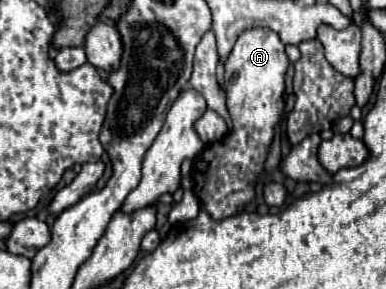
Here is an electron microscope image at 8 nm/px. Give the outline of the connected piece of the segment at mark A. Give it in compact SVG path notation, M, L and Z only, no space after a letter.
M263 27L241 33L225 61L223 91L227 97L227 111L233 121L233 131L225 133L223 139L205 145L205 149L193 159L191 171L193 193L197 195L201 209L205 209L215 221L239 215L257 195L257 177L263 171L275 137L275 127L279 125L285 109L287 67L289 61L285 55L285 45L277 33Z

